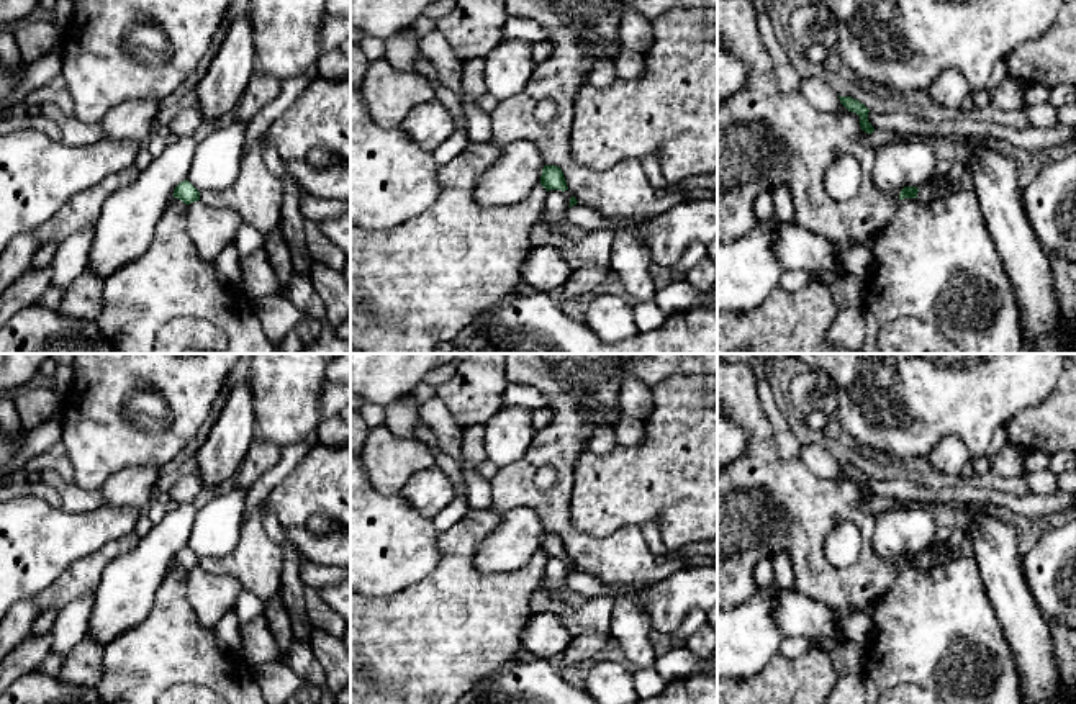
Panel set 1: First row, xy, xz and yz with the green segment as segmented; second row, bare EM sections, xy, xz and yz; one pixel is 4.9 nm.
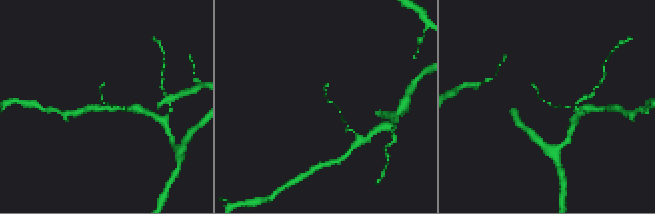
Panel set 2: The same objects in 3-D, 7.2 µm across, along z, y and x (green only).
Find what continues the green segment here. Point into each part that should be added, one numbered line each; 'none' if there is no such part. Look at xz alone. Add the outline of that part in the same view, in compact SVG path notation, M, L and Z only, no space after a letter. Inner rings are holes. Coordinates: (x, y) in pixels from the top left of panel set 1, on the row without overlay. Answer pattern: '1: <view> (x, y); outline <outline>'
none

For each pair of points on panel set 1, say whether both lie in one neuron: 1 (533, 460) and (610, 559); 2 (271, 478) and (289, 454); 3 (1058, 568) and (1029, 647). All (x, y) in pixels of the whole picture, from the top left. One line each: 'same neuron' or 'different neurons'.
1: same neuron
2: same neuron
3: different neurons

